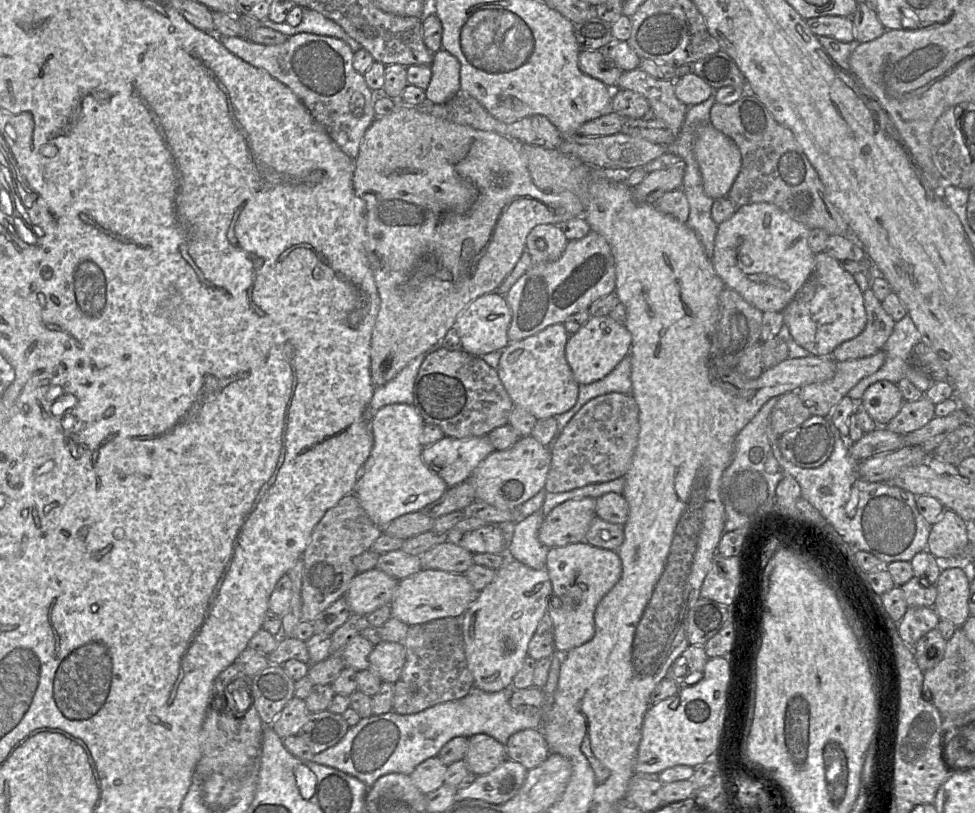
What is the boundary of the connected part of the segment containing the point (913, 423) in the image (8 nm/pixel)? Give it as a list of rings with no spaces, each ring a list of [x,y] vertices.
[[[925,395],[916,401],[905,401],[898,414],[885,427],[894,433],[907,435],[932,420],[934,410],[935,404]]]

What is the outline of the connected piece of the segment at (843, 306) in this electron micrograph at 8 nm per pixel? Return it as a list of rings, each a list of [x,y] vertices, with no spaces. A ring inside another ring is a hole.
[[[825,251],[815,254],[811,274],[781,312],[794,341],[819,357],[831,356],[838,345],[858,336],[866,325],[863,292],[853,275]]]

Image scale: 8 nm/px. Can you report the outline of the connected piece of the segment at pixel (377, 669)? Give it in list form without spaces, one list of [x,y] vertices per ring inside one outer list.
[[[381,641],[369,656],[371,669],[382,682],[395,683],[404,668],[406,651],[402,643]]]

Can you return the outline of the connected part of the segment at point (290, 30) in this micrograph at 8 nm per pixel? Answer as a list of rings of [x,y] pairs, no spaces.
[[[303,8],[302,21],[297,26],[291,26],[285,21],[277,23],[269,19],[263,19],[260,22],[263,27],[279,31],[287,36],[307,32],[341,39],[350,46],[354,53],[362,48],[361,45],[351,38],[336,22],[326,18],[319,12],[308,8]]]

